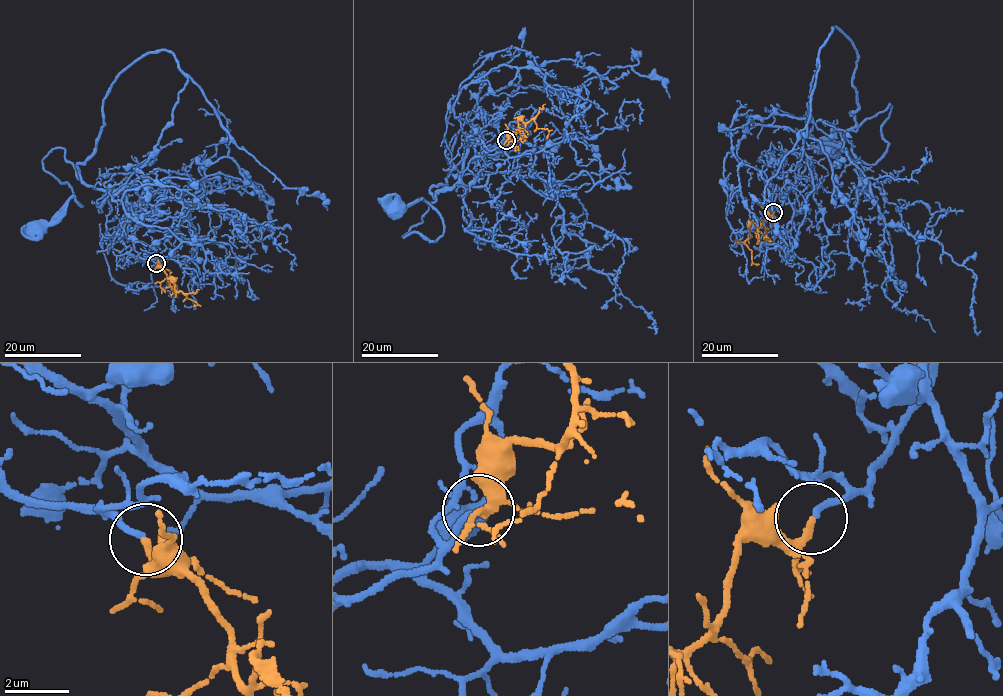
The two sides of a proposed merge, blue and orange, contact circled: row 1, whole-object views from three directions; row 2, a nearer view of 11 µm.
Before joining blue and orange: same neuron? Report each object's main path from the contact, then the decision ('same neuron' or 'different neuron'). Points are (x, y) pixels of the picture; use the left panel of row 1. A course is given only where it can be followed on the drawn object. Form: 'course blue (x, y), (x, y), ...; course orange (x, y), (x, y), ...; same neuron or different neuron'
course blue (156, 263), (122, 229), (124, 185), (88, 187), (62, 148), (43, 167), (82, 206), (69, 198), (37, 227); course orange (156, 263), (176, 290), (197, 304), (194, 305); same neuron

